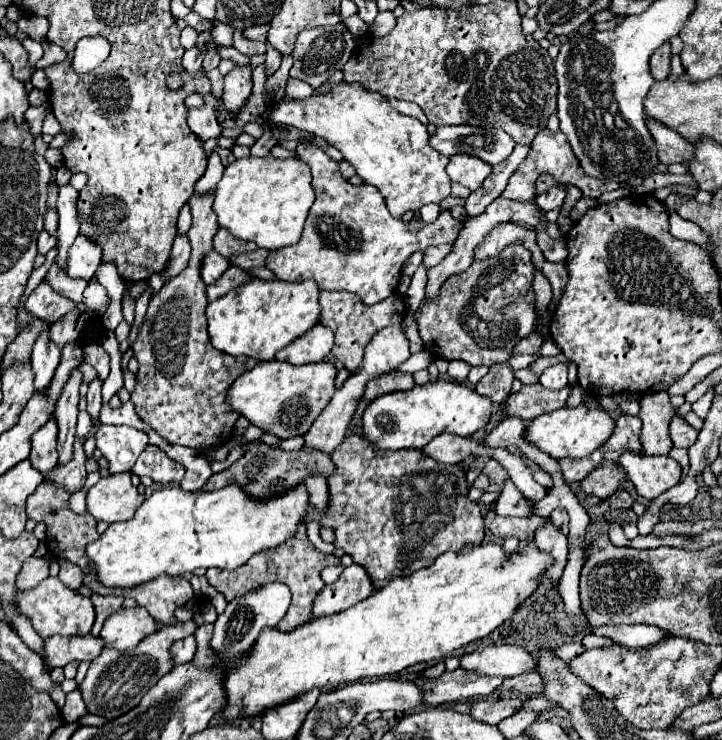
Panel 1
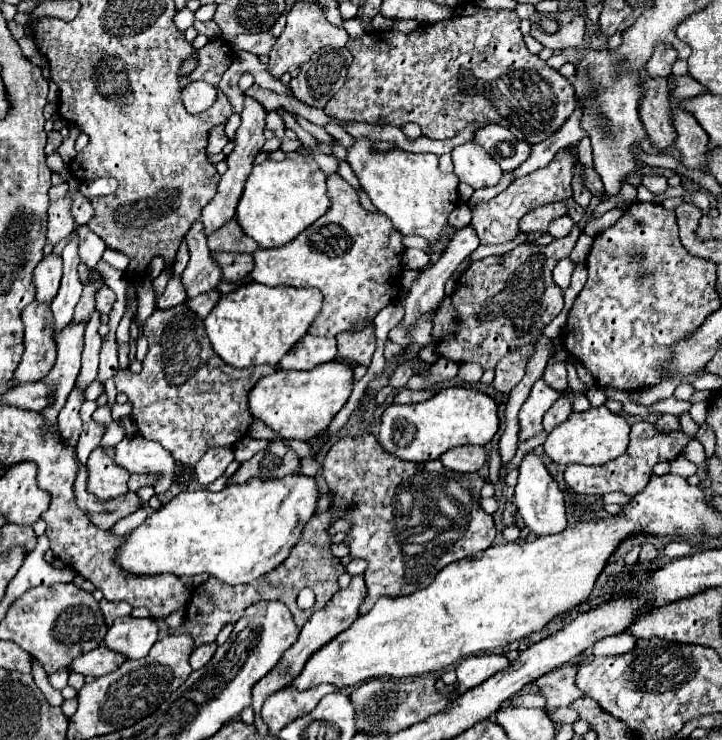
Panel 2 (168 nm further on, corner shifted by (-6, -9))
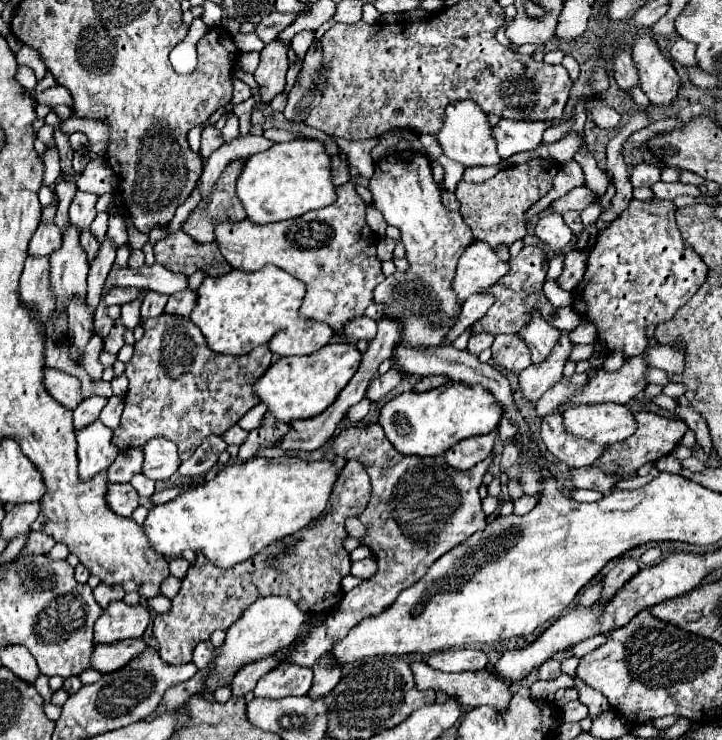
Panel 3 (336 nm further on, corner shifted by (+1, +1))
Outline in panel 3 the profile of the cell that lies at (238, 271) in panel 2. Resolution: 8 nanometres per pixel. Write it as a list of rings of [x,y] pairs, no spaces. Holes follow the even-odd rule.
[[[184,231],[168,233],[154,245],[156,261],[174,273],[182,273],[190,277],[196,271],[204,271],[210,277],[220,277],[232,267],[222,257],[218,243],[198,245]]]

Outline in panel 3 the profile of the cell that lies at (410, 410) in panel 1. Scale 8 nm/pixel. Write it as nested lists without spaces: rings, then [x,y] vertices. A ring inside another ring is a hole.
[[[450,381],[434,391],[408,391],[398,395],[382,407],[378,423],[384,427],[384,433],[396,447],[396,451],[404,455],[434,457],[444,455],[454,443],[462,439],[494,431],[500,423],[500,417],[502,407],[498,405],[498,401],[494,401],[494,395],[488,393],[488,389],[484,389],[482,385],[470,387],[466,383]]]

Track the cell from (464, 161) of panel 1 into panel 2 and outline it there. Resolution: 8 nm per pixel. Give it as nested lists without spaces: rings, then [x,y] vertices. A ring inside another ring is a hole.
[[[473,141],[455,147],[451,151],[451,157],[455,167],[453,173],[459,177],[459,181],[471,185],[473,189],[493,187],[503,175],[501,167],[497,167],[497,163],[487,155],[487,151],[477,147]]]

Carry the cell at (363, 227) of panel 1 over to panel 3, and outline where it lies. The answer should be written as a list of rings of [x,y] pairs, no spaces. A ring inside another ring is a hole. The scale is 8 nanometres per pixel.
[[[346,183],[336,189],[338,201],[324,207],[310,211],[302,217],[290,219],[290,221],[278,221],[274,225],[254,225],[252,221],[222,221],[216,225],[216,243],[222,249],[222,255],[226,261],[240,271],[258,271],[264,265],[272,263],[296,279],[306,283],[306,294],[300,313],[308,319],[324,321],[328,323],[336,333],[344,327],[346,321],[354,317],[362,317],[364,309],[372,303],[372,291],[378,283],[384,281],[384,273],[380,267],[380,261],[376,259],[376,243],[378,237],[372,233],[372,229],[366,223],[366,203],[356,193],[354,183]]]

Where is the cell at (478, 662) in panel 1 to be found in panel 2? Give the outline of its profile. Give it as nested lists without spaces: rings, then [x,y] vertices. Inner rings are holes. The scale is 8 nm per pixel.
[[[505,655],[465,657],[455,669],[457,683],[459,683],[459,687],[463,687],[467,691],[467,689],[481,685],[483,681],[487,681],[495,673],[503,671],[505,667],[509,667],[509,659]]]

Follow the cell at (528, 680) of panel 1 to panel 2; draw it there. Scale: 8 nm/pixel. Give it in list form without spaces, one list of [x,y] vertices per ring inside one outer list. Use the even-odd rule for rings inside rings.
[[[565,663],[557,671],[551,671],[549,675],[543,675],[535,685],[539,687],[539,693],[547,699],[547,709],[565,707],[571,705],[577,697],[583,697],[583,693],[575,685],[575,673],[579,669],[579,663]]]

